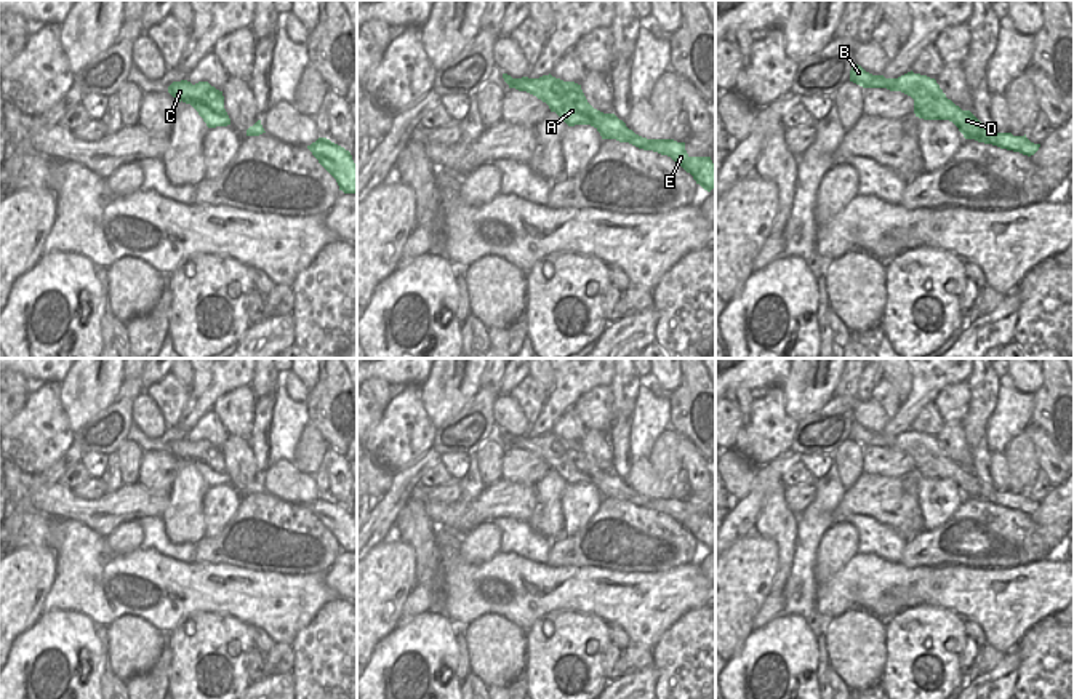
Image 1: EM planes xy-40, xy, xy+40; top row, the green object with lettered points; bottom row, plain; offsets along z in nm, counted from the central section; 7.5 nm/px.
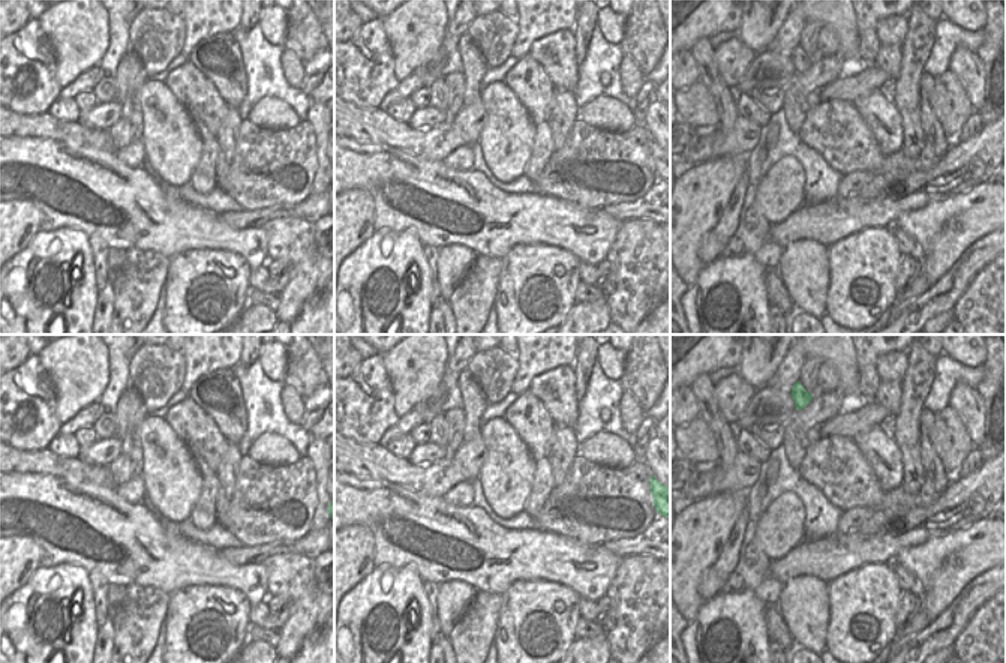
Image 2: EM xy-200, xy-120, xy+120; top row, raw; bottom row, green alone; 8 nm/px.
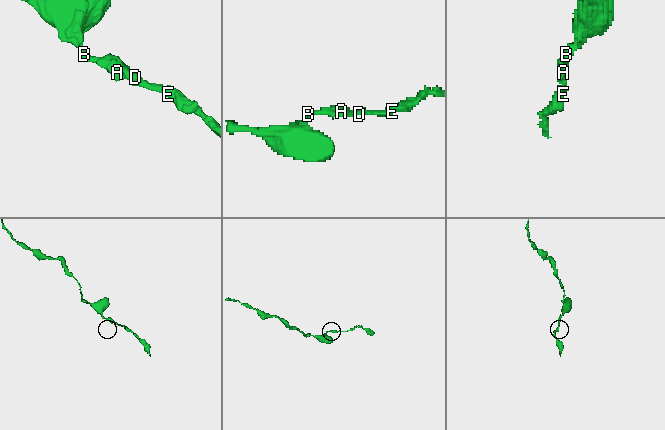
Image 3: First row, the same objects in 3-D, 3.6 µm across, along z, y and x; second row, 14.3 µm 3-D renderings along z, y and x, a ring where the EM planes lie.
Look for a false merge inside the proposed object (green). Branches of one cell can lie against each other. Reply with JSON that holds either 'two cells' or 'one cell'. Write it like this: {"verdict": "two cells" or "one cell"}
{"verdict": "one cell"}

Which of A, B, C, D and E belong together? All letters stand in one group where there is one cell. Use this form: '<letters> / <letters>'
A B C D E

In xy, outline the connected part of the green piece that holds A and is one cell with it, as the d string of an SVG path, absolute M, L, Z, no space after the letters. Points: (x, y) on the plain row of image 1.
M503 432L503 437L509 446L527 449L546 461L551 470L555 470L568 485L591 483L600 491L602 497L616 497L643 509L667 513L690 531L704 549L711 550L715 545L715 523L711 515L690 515L685 509L685 501L674 497L647 497L635 493L615 472L603 472L594 467L587 461L581 443L563 440L551 432L539 437L512 437Z

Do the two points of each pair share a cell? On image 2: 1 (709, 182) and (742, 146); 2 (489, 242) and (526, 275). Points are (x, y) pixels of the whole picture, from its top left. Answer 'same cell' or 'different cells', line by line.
1: different cells
2: different cells

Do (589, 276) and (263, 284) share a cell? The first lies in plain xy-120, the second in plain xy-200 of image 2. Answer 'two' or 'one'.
one

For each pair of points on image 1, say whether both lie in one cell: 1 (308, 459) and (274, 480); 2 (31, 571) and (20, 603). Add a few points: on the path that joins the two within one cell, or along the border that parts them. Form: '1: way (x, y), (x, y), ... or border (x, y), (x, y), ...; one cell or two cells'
1: border (292, 463), (312, 477); two cells
2: way (23, 579), (20, 583), (20, 595); one cell

